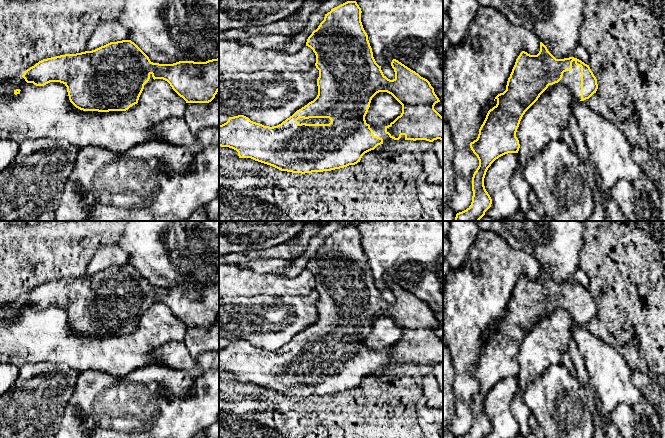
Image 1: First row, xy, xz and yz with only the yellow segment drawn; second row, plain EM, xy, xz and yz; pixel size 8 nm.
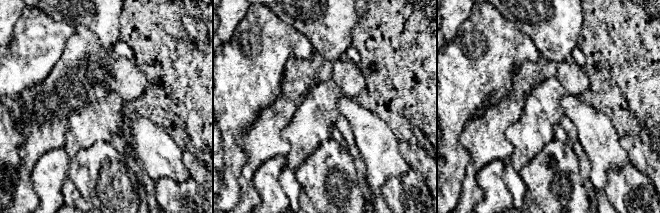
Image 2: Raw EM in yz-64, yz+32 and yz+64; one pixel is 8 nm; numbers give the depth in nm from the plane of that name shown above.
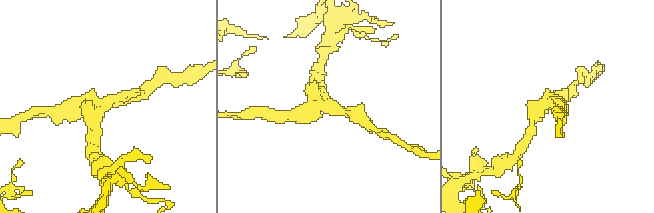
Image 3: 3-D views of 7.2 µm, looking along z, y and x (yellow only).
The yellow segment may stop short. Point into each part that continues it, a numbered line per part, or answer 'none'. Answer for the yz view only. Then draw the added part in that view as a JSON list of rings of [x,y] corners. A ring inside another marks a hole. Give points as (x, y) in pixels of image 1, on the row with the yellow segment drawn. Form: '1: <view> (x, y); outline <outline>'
1: yz (571, 79); outline [[[575,61],[572,62],[572,70],[564,72],[559,83],[565,85],[576,99],[581,100],[581,67]]]

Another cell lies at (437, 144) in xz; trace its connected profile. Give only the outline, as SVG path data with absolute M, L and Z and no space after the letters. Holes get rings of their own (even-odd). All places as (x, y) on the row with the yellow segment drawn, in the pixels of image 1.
M437 139L432 142L433 150L435 151L438 161L443 166L443 140Z

